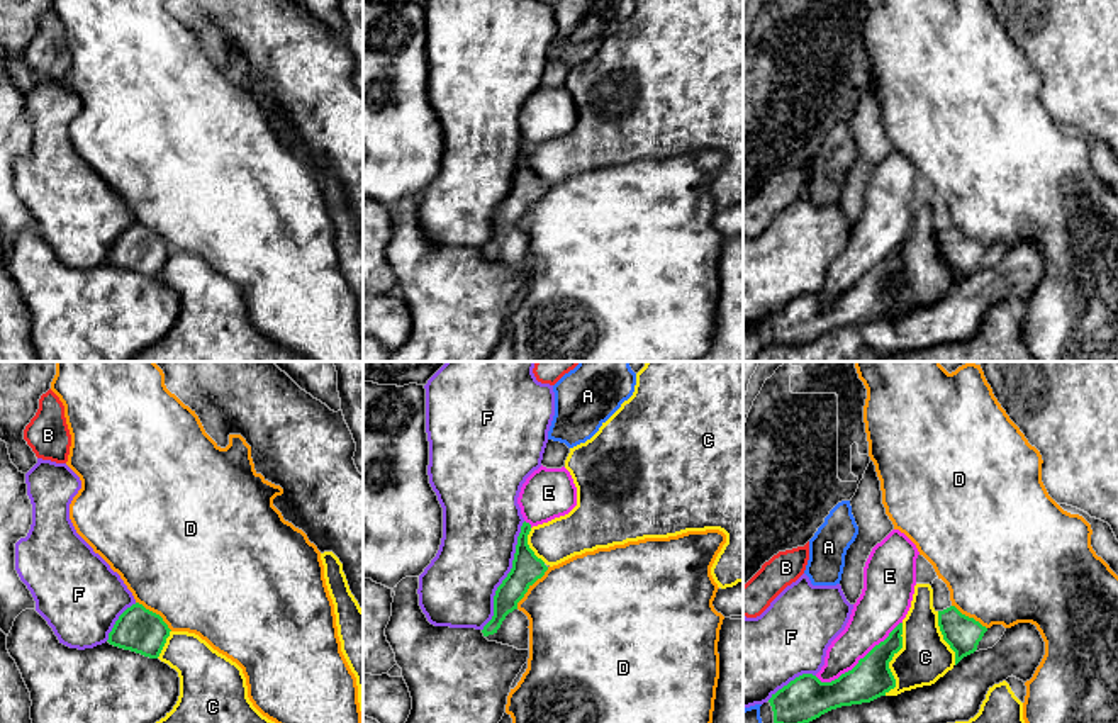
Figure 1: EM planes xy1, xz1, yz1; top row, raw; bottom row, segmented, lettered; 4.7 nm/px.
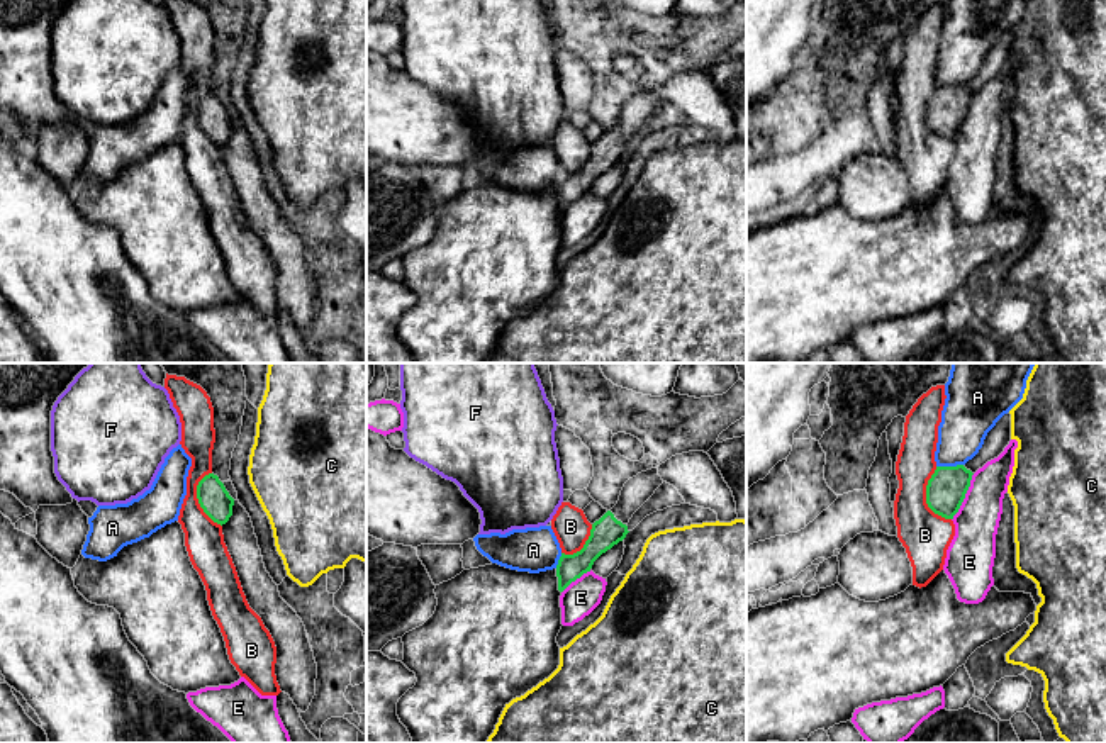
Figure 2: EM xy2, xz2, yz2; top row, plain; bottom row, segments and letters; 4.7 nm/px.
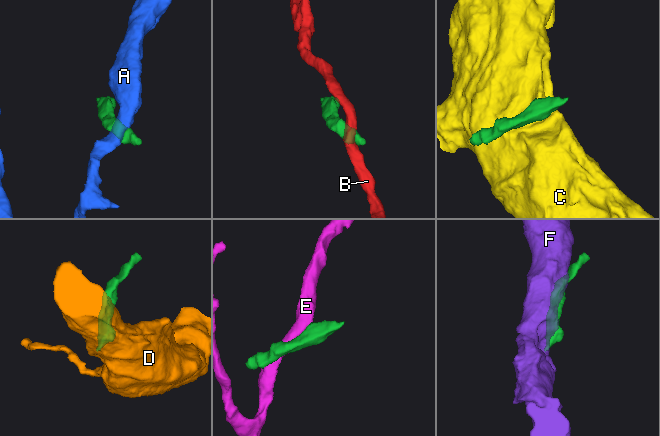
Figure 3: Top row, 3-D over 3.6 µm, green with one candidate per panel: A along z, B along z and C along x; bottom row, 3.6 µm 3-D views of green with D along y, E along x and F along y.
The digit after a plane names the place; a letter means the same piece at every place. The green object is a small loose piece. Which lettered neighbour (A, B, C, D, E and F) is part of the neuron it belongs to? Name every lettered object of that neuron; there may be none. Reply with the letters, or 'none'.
none

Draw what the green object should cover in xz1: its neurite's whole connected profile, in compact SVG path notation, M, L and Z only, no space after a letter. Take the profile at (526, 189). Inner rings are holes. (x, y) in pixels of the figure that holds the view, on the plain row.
M523 143L517 156L512 188L494 216L494 236L484 246L482 253L489 261L529 270L529 239L517 229L517 222L528 209L545 195L548 187L528 165L529 143Z

